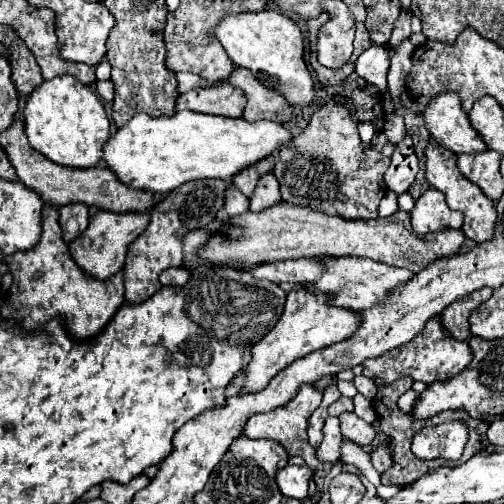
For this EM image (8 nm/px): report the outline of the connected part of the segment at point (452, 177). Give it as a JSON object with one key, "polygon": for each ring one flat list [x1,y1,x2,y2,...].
{"polygon":[[428,144,426,150,424,150,424,156,426,156,426,180,430,186,434,186,436,190,444,192,446,196,446,202,452,210,460,210,464,212,464,224,462,224,462,232,472,240,472,242,486,242,492,238,494,234,494,222,496,222,496,208,494,208,494,202,488,200,484,196,484,192,474,186,466,176,462,176,456,168,456,160,458,156,450,150,444,150,442,146,438,144]]}

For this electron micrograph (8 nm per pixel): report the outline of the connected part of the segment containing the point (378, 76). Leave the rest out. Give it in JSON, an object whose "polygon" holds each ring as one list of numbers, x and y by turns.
{"polygon":[[372,44,366,52,362,52,356,60,356,74,362,76,368,84,374,84,380,88,380,92,386,90,386,76,390,68,390,54,388,48,382,44]]}

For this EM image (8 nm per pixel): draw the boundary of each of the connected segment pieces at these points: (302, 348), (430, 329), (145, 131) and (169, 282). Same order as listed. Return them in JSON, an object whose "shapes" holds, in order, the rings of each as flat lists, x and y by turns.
{"shapes":[[[302,284,290,288,278,324,258,344,252,346,252,360,246,366,248,380,244,386,244,394,262,390,280,370,290,366,294,360,304,358,316,350,322,350,324,346,346,340,348,336,352,336,352,332,356,332,356,328,360,328,360,312,334,306,330,304,330,298,332,294,316,290,310,292]],[[440,314,430,318,426,322,426,326,422,328,420,334,416,334,408,344,400,346,400,348,394,348,378,358,370,358,366,360,362,366,364,366,364,376,372,378,376,382,376,386,384,386,384,384,390,384,398,378,404,378,404,376,410,376,414,380,420,380,424,384,432,384,432,382,438,382,438,380,446,380,446,378,452,378,456,376,458,372,462,372,472,360,472,350,468,346,468,342,458,342,456,338,448,336,446,328,442,326,442,320,440,320]],[[192,110,176,112,174,116,152,118,148,114,136,114,124,128,120,128,104,146,104,162,116,176,138,190,148,190,154,194,168,194,190,180,228,180,250,168,250,164,258,164,266,156,276,150,292,144,292,132,284,124,274,124,268,120,248,122,244,118,224,118,212,114,198,114]],[[168,268,160,274,162,286,184,286,190,280,188,268]]]}

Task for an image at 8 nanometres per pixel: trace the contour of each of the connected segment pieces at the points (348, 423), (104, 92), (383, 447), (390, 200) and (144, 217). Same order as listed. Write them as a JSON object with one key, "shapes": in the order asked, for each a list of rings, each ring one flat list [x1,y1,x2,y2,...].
{"shapes":[[[344,412,340,416,340,428,342,428,342,436,356,442,358,446,368,446,376,436,374,428,354,412]],[[106,80,106,82,96,82,96,90,98,90,98,96,106,102,112,102,114,100,114,82,112,80]],[[388,442,378,444,378,446,372,450,370,456,372,456,374,468,376,468,380,474,392,466,392,450,388,448]],[[386,192,386,196,384,196,382,202,380,202,380,208,378,208,378,212,380,212,382,218,384,218,384,216,390,216,390,214,394,214,394,212,398,210,396,198,398,198,398,194,394,194,394,192]],[[100,210,96,216,90,218,88,228,76,238,72,240,70,246,70,254,74,258,74,262,92,278,104,280,108,276,114,276,116,272,122,270,124,260,126,260,126,252,128,246,144,232,144,228,148,226,150,214,148,212,106,212]]]}

